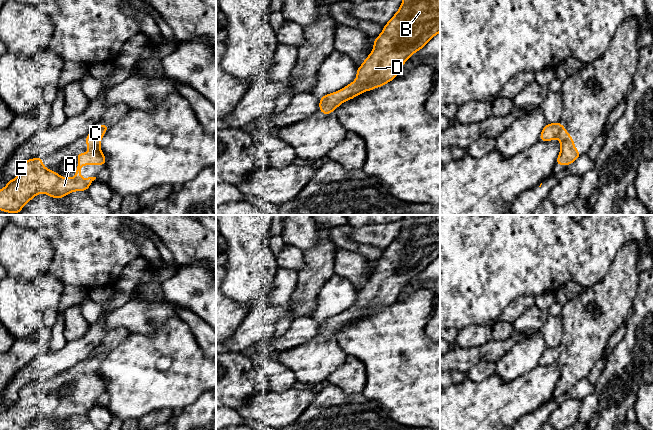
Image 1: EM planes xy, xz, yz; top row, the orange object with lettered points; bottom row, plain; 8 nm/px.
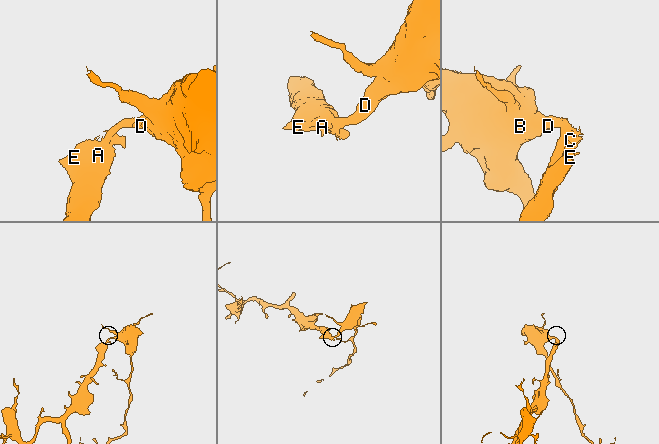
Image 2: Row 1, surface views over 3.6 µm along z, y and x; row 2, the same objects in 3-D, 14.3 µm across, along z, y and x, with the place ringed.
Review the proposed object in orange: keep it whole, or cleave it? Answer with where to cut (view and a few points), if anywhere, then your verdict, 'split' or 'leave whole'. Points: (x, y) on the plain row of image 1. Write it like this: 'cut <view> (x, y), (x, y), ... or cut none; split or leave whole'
cut none; leave whole

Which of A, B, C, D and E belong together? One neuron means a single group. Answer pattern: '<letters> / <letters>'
A B C D E

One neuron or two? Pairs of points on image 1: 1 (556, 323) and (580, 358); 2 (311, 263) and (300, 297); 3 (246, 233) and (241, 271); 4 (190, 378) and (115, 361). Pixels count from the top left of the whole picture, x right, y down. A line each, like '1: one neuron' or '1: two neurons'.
1: two neurons
2: one neuron
3: one neuron
4: one neuron

